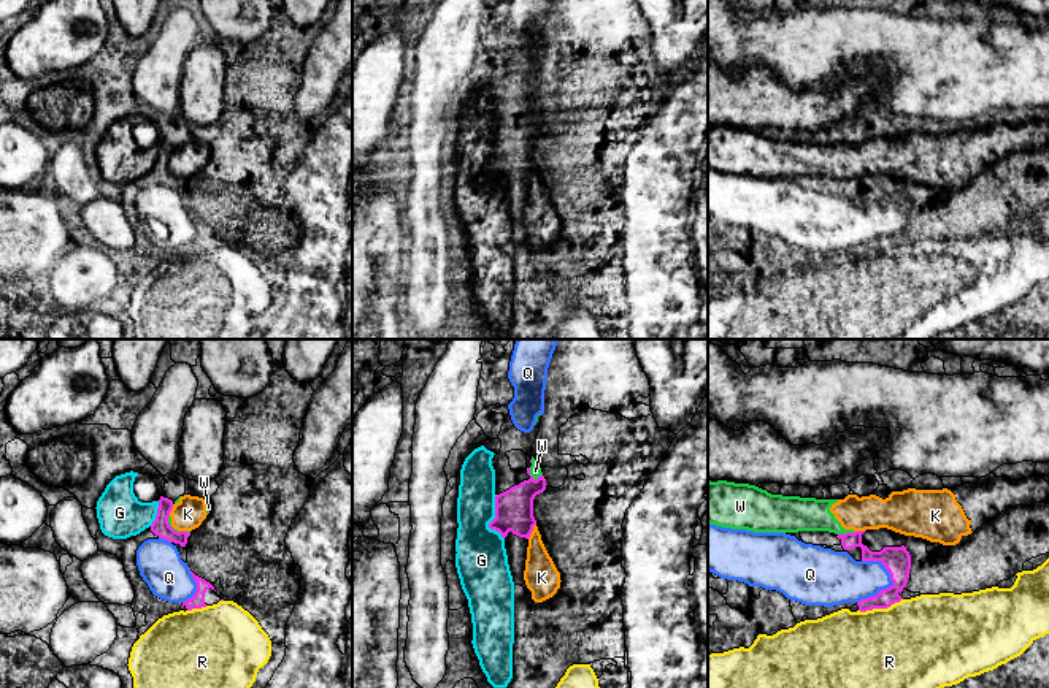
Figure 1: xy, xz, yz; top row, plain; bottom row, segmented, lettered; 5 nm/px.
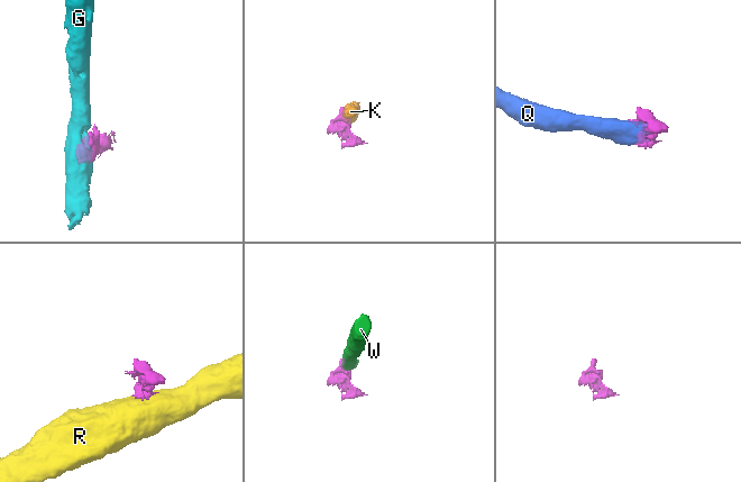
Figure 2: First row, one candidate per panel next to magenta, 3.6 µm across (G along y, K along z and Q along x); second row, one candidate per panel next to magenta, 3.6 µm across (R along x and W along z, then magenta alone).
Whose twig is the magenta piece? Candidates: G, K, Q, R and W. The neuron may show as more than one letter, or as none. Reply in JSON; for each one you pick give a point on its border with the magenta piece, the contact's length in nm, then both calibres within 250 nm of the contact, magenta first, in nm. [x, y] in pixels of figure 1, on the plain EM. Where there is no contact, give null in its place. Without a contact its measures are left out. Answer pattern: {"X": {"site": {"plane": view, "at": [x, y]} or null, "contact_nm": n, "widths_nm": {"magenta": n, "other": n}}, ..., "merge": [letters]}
{"Q": {"site": {"plane": "yz", "at": [886, 233]}, "contact_nm": 260, "widths_nm": {"magenta": 140, "other": 240}}, "merge": ["Q"]}

